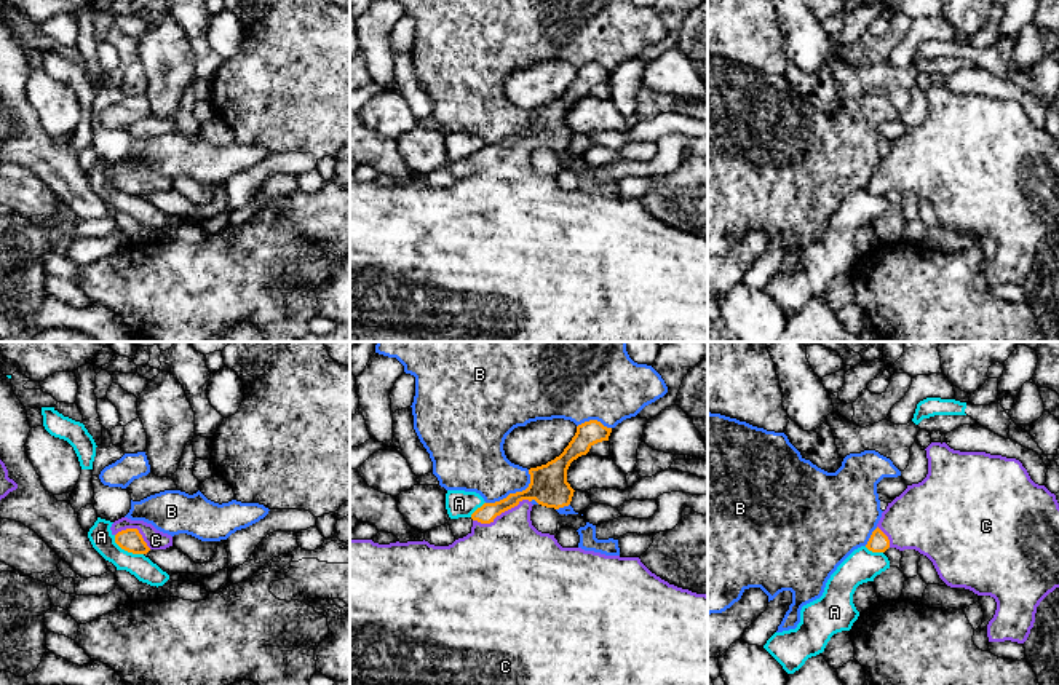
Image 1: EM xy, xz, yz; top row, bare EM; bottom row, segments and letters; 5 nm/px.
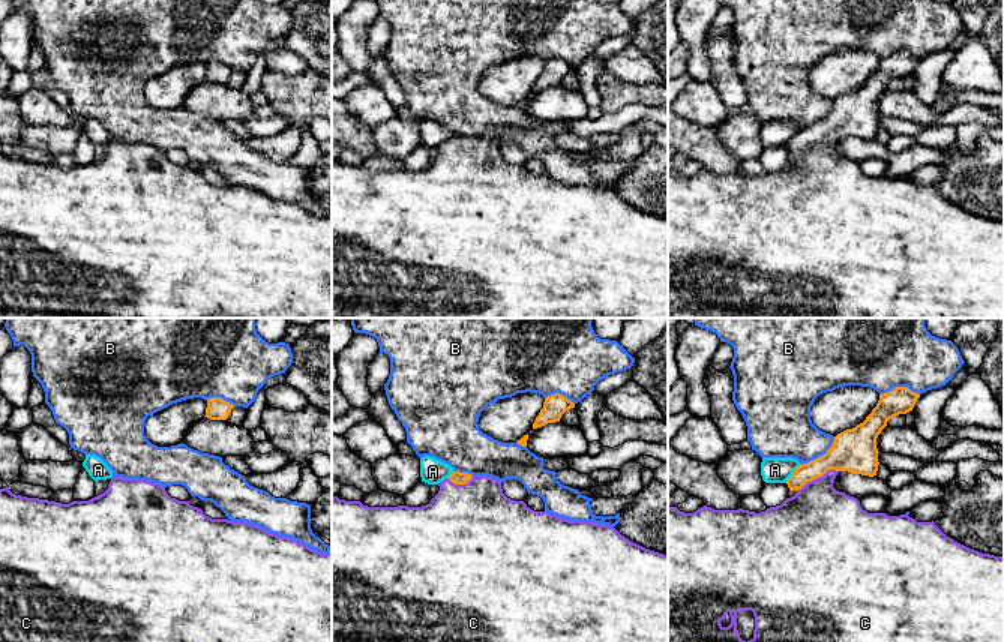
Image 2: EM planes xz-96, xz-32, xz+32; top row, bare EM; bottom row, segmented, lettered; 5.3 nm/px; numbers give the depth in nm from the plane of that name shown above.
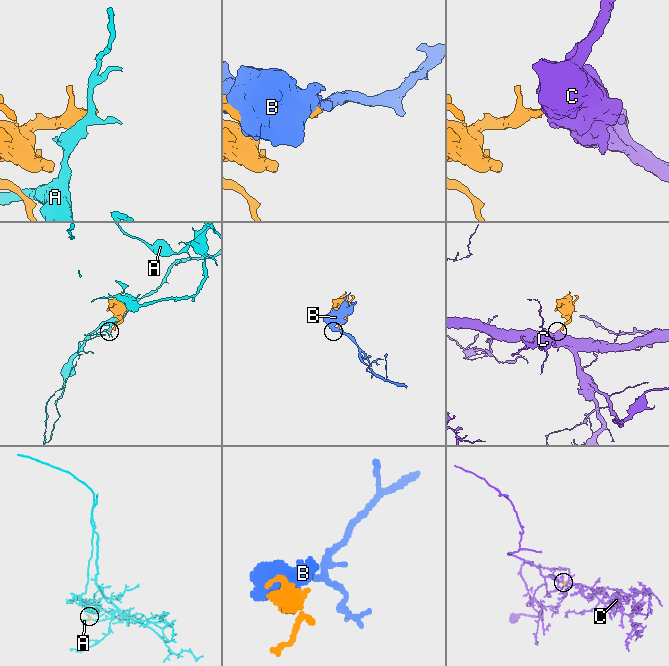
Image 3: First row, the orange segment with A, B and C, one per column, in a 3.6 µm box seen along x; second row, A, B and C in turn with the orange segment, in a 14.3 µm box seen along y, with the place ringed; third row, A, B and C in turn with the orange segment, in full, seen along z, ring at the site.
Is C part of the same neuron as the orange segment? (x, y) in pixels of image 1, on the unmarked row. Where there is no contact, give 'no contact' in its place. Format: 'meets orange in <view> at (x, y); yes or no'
meets orange in xz at (500, 155); yes

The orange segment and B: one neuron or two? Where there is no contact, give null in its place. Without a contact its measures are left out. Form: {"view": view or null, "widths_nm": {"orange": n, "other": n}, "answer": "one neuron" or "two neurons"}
{"view": "xz", "widths_nm": {"orange": 190, "other": 280}, "answer": "two neurons"}

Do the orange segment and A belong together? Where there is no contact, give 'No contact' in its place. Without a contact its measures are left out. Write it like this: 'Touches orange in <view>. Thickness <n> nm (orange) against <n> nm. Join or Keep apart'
Touches orange in xy. Thickness 120 nm (orange) against 120 nm. Keep apart

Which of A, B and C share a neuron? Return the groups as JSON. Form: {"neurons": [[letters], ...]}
{"neurons": [["A"], ["B"], ["C"]]}

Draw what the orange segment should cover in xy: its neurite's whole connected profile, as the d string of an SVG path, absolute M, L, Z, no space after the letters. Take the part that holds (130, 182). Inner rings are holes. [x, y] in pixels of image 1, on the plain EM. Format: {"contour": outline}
{"contour": "M121 160L110 169L115 185L133 196L147 196L150 192L166 192L173 188L173 179L157 172L144 163Z"}

